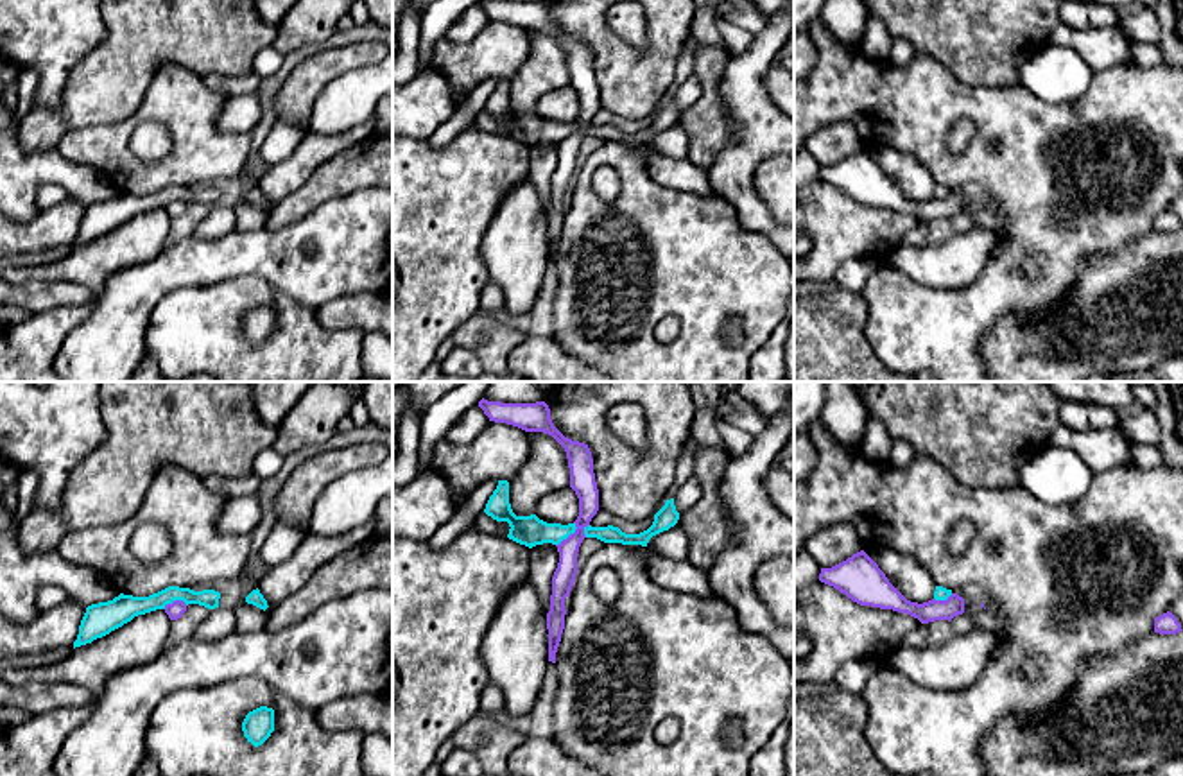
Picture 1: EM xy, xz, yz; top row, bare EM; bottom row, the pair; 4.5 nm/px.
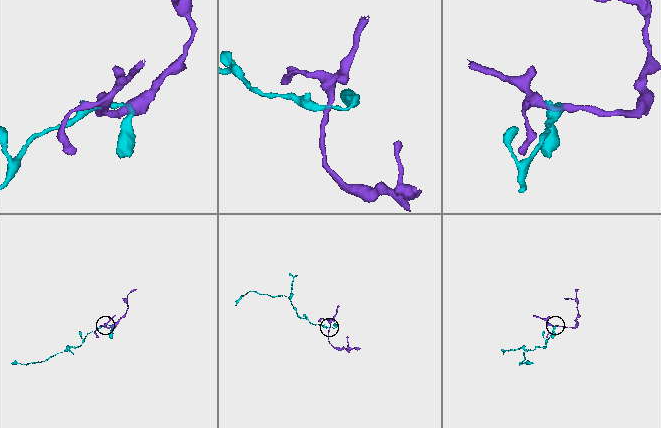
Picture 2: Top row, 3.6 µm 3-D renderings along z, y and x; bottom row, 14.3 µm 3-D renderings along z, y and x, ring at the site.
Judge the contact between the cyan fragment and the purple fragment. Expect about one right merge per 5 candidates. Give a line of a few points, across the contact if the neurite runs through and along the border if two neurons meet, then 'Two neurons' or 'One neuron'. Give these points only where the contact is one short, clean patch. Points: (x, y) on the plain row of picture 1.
Line: xz (574, 120), (576, 128), (556, 144). Two neurons

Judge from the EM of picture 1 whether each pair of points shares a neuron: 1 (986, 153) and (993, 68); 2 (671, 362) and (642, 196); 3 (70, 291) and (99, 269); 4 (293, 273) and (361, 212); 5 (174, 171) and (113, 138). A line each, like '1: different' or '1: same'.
1: different
2: same
3: different
4: same
5: same

